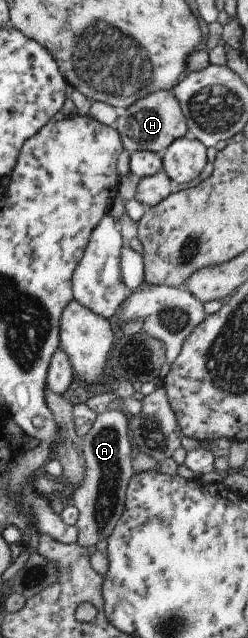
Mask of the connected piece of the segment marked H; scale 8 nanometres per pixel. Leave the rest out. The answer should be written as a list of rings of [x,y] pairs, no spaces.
[[[156,91],[142,97],[125,110],[119,110],[119,116],[113,125],[119,136],[122,150],[129,154],[146,151],[161,156],[175,141],[187,135],[188,129],[179,109],[177,100],[171,91]]]

